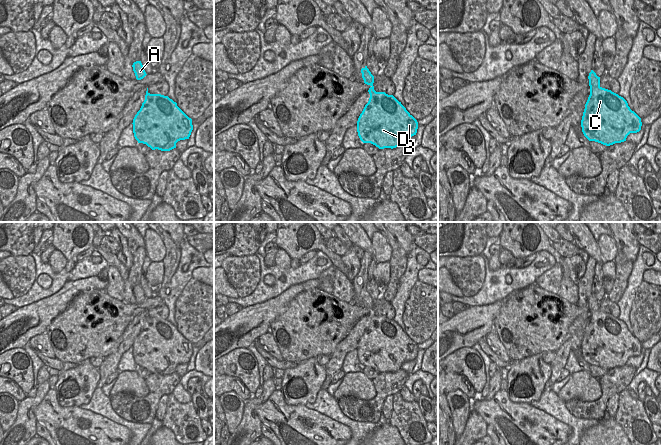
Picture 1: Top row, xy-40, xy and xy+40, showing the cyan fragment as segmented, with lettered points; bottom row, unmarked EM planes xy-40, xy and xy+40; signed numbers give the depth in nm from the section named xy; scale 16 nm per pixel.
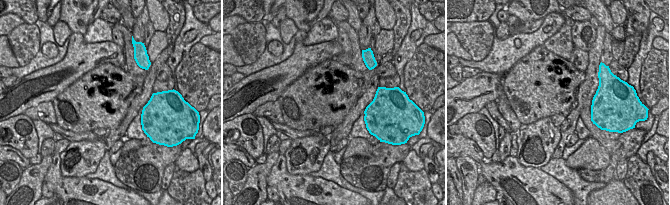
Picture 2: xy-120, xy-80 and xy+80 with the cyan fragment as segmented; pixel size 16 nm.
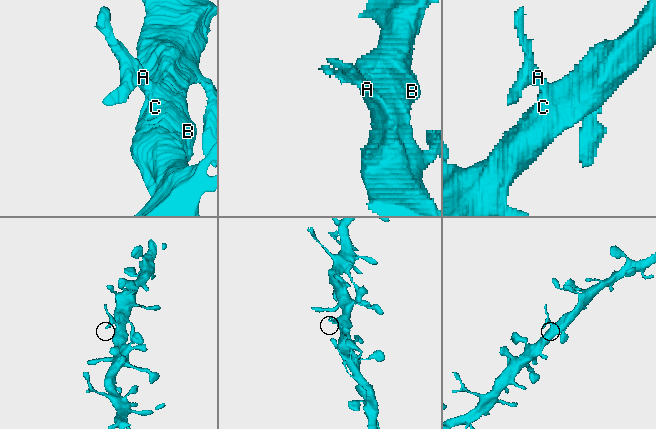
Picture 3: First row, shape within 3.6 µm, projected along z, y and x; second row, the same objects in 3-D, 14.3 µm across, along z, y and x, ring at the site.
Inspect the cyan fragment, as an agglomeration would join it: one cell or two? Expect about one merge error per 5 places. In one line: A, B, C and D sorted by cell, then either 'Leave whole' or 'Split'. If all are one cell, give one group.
Groups: A B C D. Leave whole

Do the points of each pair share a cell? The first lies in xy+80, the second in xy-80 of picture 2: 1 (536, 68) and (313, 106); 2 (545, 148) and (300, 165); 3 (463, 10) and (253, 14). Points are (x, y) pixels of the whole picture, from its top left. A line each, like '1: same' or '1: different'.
1: same
2: same
3: same

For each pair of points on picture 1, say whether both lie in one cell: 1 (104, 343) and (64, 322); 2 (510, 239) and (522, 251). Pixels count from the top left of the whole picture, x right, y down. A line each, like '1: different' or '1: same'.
1: same
2: same

